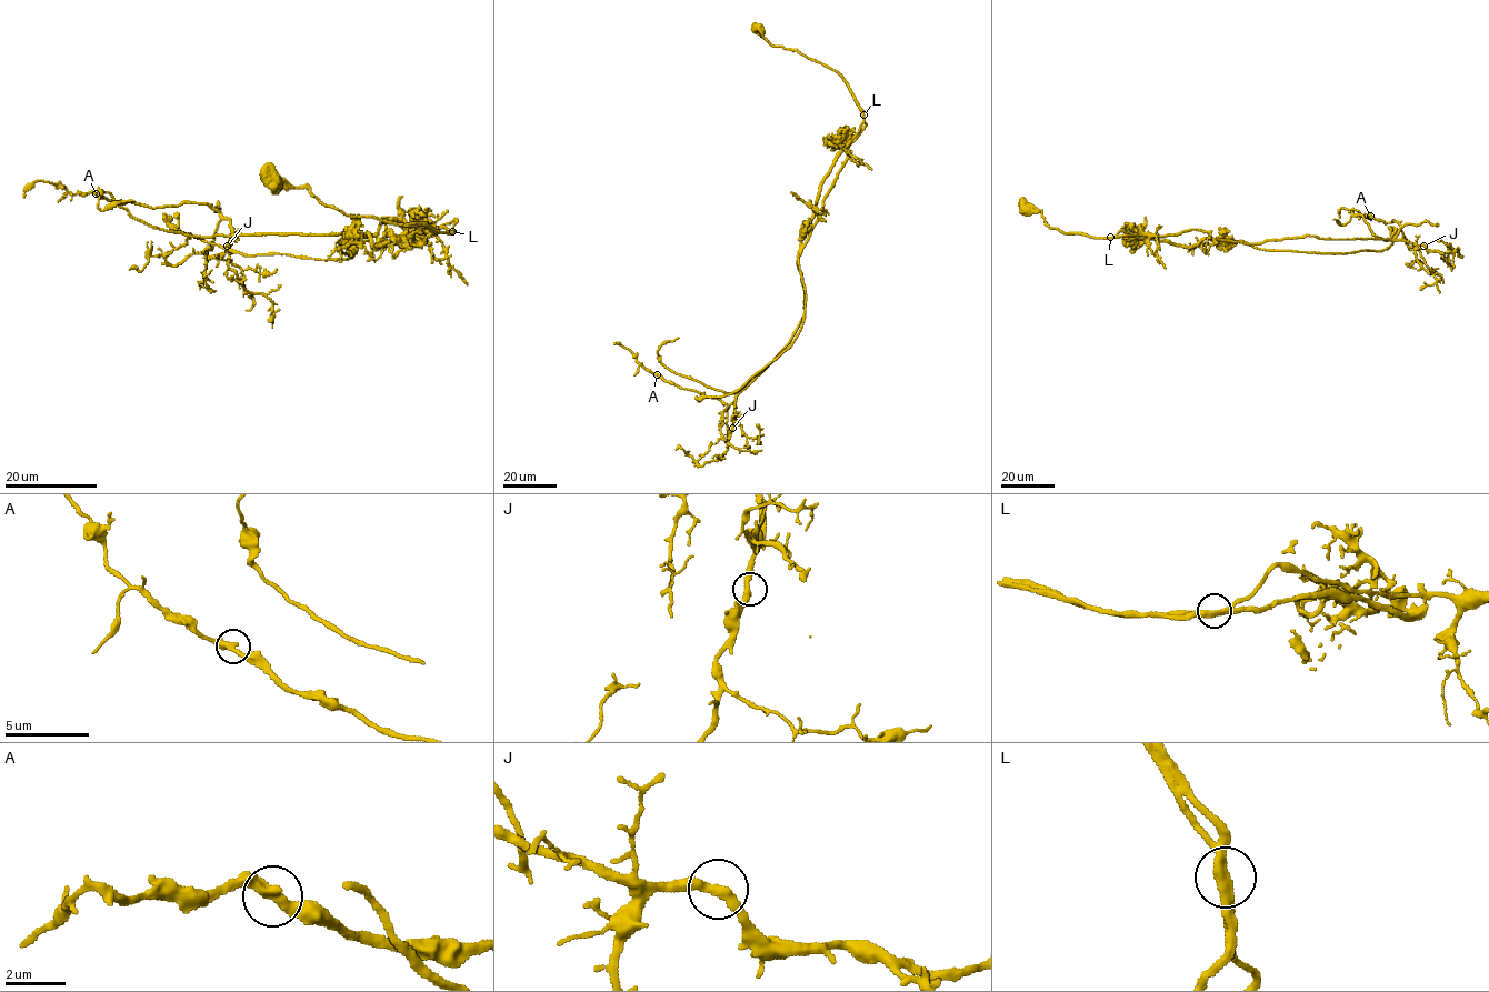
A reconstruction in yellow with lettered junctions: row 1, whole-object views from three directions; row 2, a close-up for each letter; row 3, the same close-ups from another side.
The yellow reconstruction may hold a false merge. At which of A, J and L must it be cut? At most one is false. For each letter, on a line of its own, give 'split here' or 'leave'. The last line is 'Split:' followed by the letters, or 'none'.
A: leave
J: leave
L: split here
Split: L

